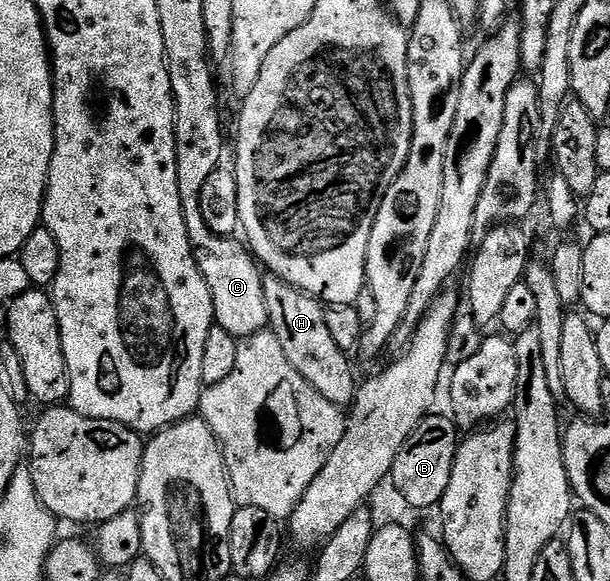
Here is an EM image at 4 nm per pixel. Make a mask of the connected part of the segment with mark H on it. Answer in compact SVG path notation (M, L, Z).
M266 276L262 283L270 317L269 329L273 330L276 340L280 340L280 348L284 348L284 356L288 356L292 368L296 368L296 372L300 372L300 376L304 376L304 380L324 396L324 400L339 408L349 407L356 393L354 370L350 367L351 355L336 348L336 340L332 340L328 333L328 324L324 324L326 306L279 278Z

